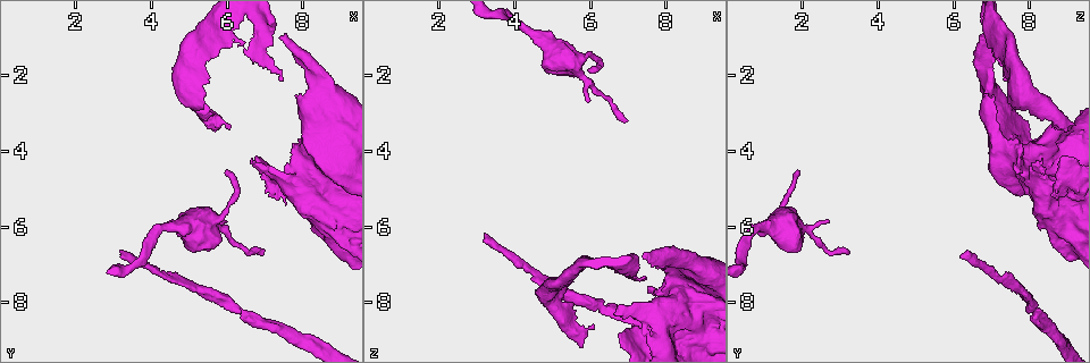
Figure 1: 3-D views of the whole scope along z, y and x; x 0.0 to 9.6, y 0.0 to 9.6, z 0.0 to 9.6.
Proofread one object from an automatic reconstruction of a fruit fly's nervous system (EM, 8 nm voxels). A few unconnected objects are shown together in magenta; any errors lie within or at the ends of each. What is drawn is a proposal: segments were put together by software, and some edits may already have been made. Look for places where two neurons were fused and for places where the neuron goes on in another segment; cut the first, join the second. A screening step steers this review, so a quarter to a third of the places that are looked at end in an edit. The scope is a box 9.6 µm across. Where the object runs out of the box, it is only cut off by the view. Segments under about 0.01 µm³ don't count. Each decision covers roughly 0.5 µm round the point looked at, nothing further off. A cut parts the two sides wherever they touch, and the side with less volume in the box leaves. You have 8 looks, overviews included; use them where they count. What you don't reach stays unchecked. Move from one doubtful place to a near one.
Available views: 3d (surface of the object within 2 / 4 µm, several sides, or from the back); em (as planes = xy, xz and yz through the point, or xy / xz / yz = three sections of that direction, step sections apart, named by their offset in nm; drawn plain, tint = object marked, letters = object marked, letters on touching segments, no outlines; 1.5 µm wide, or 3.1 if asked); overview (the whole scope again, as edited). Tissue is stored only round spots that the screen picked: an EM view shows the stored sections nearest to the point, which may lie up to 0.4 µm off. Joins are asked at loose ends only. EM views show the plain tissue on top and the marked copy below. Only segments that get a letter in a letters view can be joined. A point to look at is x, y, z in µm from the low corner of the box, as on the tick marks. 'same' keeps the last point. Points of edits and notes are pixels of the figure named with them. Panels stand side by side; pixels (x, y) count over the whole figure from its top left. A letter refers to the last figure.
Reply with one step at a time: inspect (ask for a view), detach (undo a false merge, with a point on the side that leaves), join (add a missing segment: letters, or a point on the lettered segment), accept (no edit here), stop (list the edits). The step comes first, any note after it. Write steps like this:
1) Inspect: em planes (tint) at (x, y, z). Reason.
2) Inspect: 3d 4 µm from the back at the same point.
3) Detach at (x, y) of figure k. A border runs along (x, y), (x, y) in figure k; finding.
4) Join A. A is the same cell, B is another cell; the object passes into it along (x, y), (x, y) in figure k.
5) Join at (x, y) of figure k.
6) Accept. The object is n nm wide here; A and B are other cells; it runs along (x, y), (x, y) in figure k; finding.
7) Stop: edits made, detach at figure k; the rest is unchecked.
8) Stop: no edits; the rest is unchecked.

Inspect: 3d 4 µm at (7.40, 0.95, 6.75). Free end.

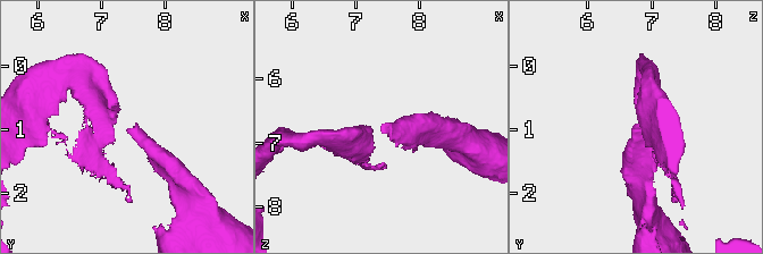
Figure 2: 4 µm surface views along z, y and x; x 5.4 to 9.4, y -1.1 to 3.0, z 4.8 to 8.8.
Inspect: em xz step 4 (letters) at (7.40, 0.95, 6.75).

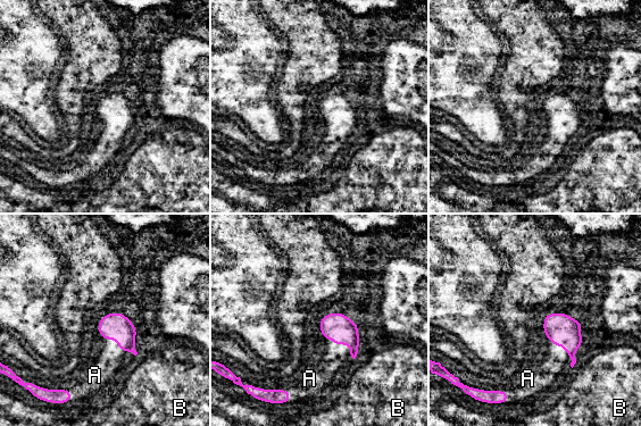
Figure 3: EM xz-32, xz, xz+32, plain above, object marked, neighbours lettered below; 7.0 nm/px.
Inspect: em planes (letters) at the same point.

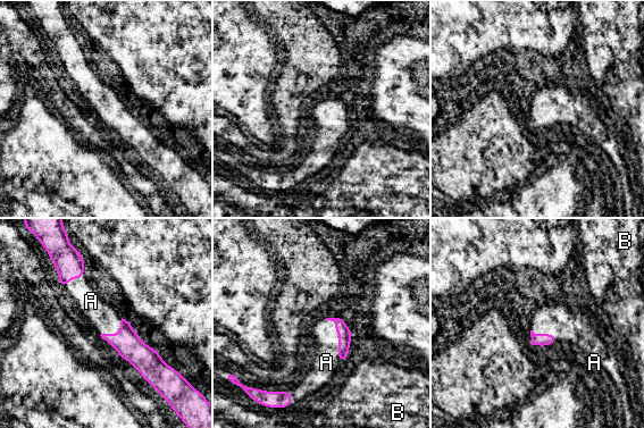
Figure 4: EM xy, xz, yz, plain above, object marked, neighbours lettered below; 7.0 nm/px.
Join A. The longest contact is with A, 200 nm; A is the same cell, B is another cell; it goes on there.

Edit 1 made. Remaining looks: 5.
Inspect: overview. See it whole again.

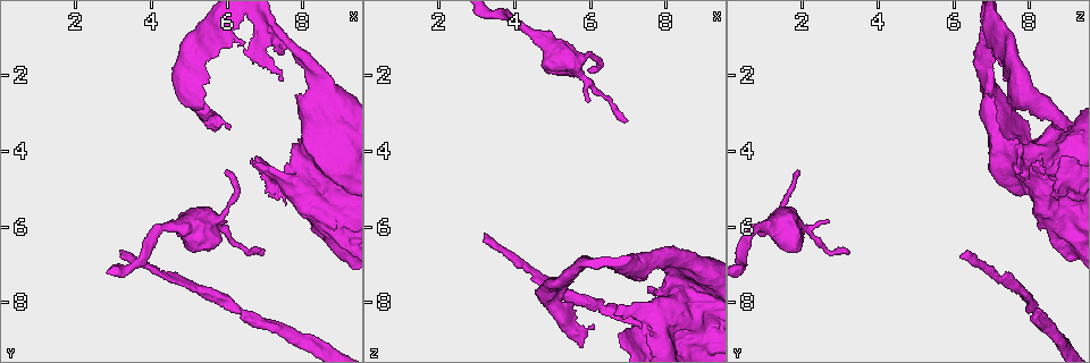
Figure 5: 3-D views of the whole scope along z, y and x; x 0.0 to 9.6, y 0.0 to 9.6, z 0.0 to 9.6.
Inspect: em xy step 4 (letters) at (5.95, 4.55, 1.85). Thin end.

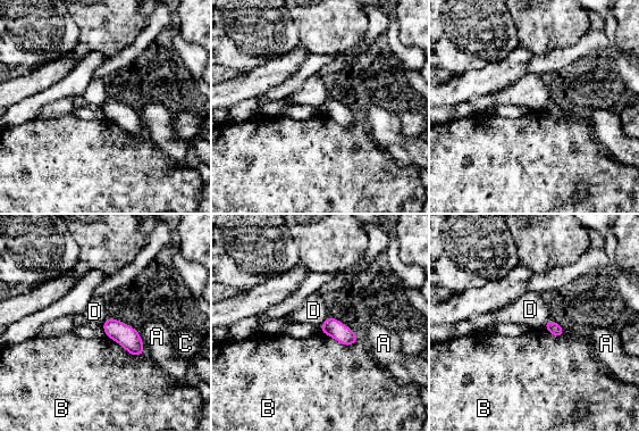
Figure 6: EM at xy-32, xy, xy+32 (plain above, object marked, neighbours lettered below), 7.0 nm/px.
Accept. The object is 90 nm wide here; A, B, C and D are other cells; a border runs along (328, 315), (318, 327) in figure 6; none of them fits.

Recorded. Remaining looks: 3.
Inspect: em planes (letters) at (3.25, 6.85, 6.15). Thin end.

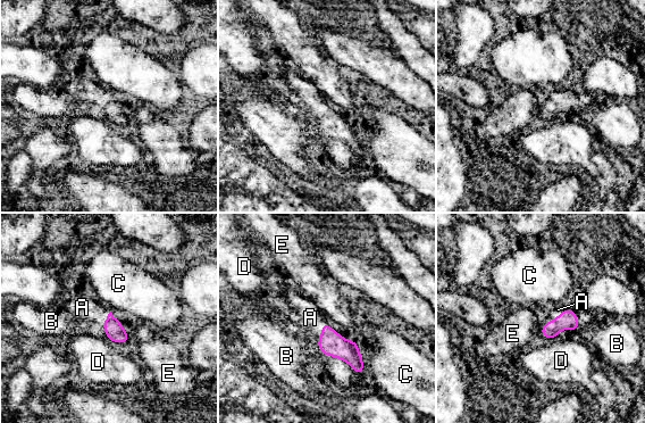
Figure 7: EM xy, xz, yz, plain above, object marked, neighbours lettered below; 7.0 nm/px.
Join A. A is the same cell, B, C, D and E are other cells; the object passes into it along (331, 342), (319, 338), (310, 317) in figure 7; the neuron continues.

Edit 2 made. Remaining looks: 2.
Stop: edits made, join at figure 4, join at figure 7; the rest is unchecked.

